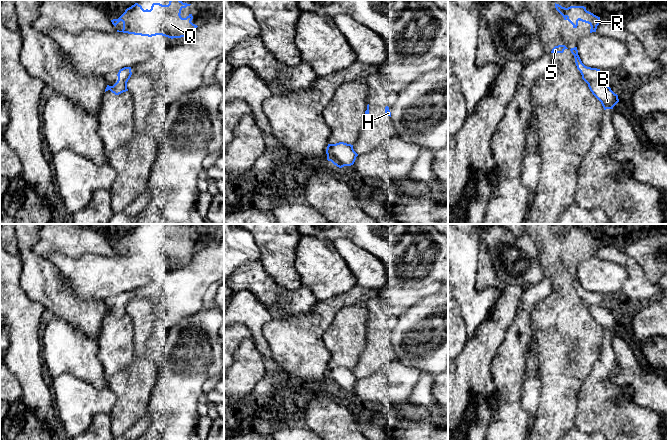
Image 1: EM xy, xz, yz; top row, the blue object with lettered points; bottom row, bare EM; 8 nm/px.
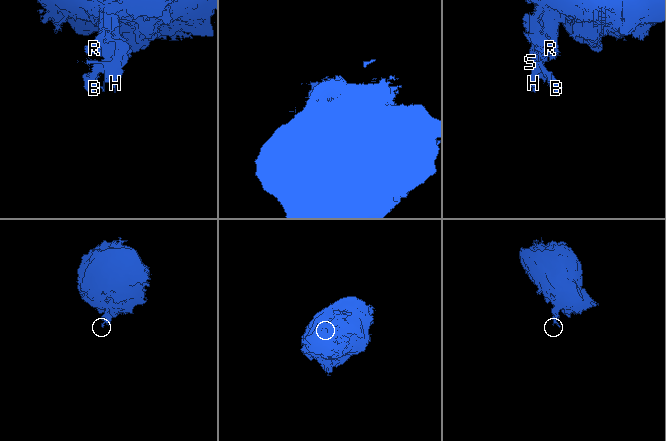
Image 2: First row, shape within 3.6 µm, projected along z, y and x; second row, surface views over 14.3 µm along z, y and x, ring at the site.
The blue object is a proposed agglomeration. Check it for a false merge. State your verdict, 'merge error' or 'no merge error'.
no merge error

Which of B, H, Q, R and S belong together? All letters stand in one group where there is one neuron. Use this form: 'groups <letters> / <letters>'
groups B H Q R S

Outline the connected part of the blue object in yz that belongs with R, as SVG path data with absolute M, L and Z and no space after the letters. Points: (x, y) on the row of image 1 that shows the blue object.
M555 3L556 10L563 16L564 20L568 20L573 28L577 28L578 21L588 23L591 26L590 33L596 32L597 26L601 22L600 17L586 10L584 6L562 7Z

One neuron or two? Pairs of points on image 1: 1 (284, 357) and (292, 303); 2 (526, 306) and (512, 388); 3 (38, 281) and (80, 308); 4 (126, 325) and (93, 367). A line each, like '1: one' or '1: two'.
1: two
2: one
3: one
4: two

